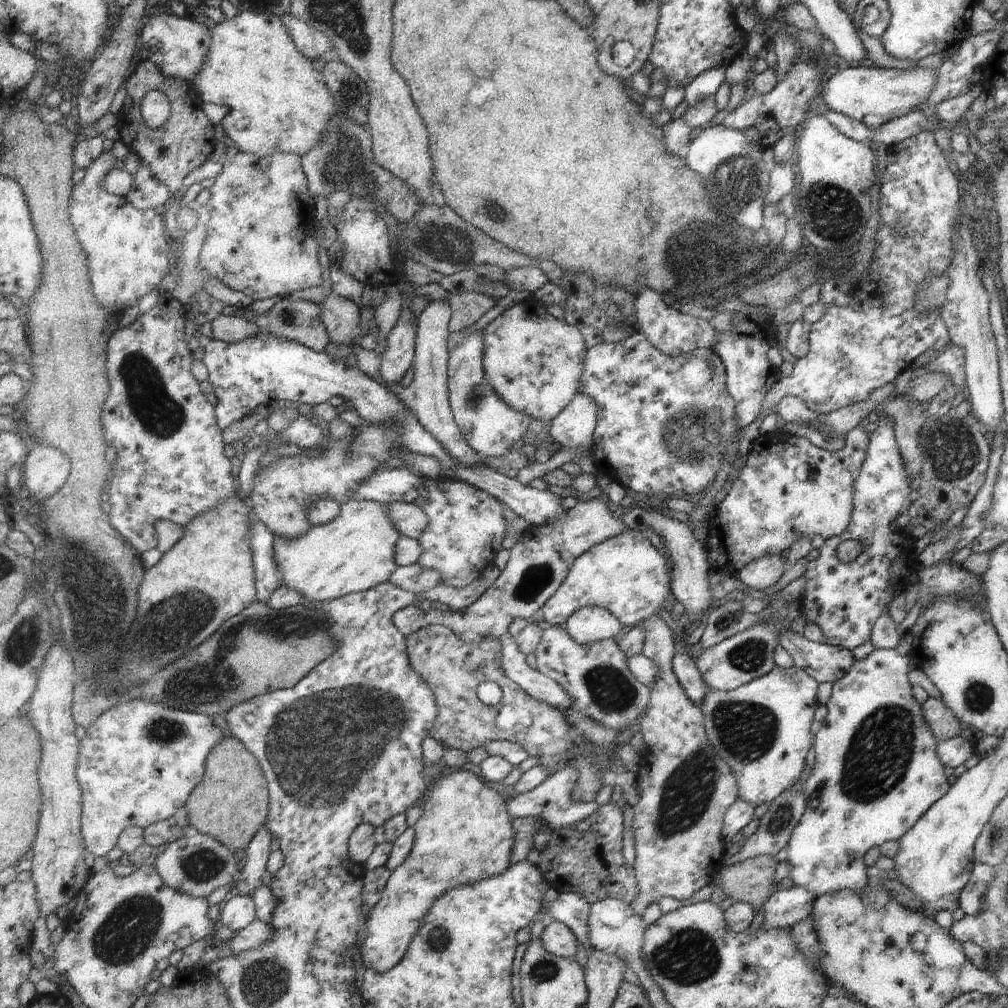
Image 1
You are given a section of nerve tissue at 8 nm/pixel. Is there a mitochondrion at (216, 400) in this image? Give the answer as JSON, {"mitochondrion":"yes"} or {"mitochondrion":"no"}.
{"mitochondrion":"no"}

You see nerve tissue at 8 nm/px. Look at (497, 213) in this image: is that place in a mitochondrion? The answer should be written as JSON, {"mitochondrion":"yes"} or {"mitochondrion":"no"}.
{"mitochondrion":"yes"}

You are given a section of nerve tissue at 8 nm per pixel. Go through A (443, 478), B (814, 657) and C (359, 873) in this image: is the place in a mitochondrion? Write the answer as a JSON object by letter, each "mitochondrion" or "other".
{"A":"other","B":"other","C":"other"}

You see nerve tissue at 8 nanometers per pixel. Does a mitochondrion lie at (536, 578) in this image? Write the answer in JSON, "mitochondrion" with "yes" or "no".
{"mitochondrion":"yes"}

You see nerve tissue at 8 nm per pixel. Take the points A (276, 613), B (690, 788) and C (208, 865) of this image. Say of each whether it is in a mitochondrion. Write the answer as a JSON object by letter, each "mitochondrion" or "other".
{"A":"mitochondrion","B":"mitochondrion","C":"mitochondrion"}

